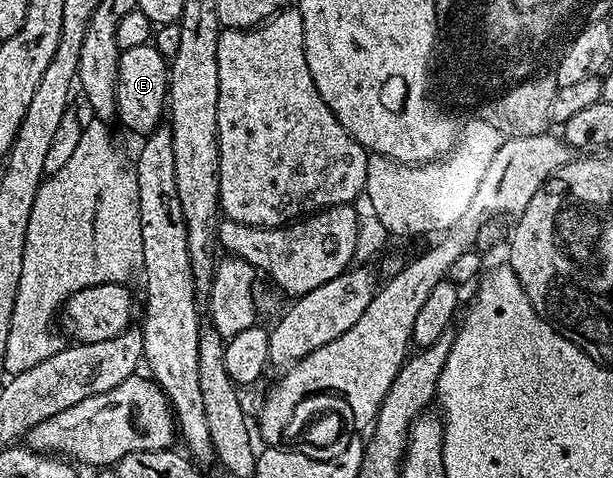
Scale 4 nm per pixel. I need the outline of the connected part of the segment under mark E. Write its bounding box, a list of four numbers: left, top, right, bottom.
[116,43,169,135]

